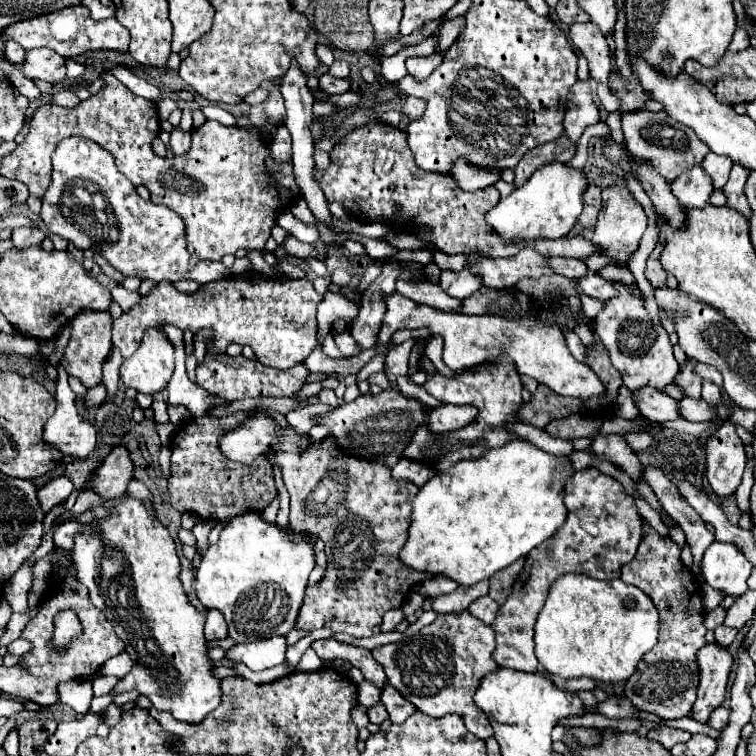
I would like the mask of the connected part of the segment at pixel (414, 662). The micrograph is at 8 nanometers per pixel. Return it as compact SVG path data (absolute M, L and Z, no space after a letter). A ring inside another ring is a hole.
M469 611L439 615L431 625L425 625L419 633L405 637L397 643L387 643L371 649L377 663L383 665L389 683L419 711L429 717L445 717L455 713L463 717L467 729L479 739L493 735L487 715L475 705L473 695L479 681L495 673L499 665L491 657L495 649L495 633L489 625L473 617Z

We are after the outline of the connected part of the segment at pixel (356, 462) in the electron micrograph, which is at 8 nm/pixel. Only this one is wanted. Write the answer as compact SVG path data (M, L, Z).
M255 411L255 415L245 419L235 431L231 429L223 433L219 437L219 449L221 455L229 461L253 463L255 459L263 457L269 463L277 463L283 473L283 483L287 485L287 491L291 495L291 529L295 533L311 533L325 541L325 553L329 561L327 573L319 585L307 587L295 625L297 629L313 631L327 627L335 633L343 631L353 637L377 635L385 611L401 607L401 603L411 593L409 589L431 577L431 573L407 569L399 561L399 549L403 549L407 541L407 527L411 523L411 501L415 499L415 493L419 493L419 487L411 485L411 481L395 481L391 477L389 465L347 455L339 451L339 445L335 445L335 439L329 435L313 443L309 433L297 433L291 425L283 435L279 435L273 417L263 411Z

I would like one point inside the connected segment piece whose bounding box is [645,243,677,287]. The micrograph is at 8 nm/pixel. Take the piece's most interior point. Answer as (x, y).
(655, 273)

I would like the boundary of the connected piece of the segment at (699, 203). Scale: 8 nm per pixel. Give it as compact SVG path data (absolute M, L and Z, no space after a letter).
M695 165L693 169L679 175L671 183L671 191L681 201L683 207L701 209L709 203L709 197L713 193L713 185L711 185L709 175L705 175L705 171L699 169L699 165Z

